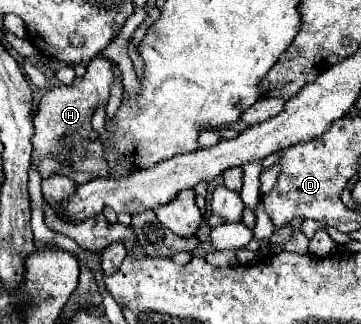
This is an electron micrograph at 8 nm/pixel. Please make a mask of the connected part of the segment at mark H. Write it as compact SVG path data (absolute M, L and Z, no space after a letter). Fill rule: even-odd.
M95 57L87 65L85 77L77 77L71 85L59 85L51 89L37 105L33 113L33 157L31 169L39 171L39 175L65 175L73 179L77 185L91 181L93 177L109 177L107 163L103 159L103 145L99 135L91 127L91 115L99 105L105 105L109 99L109 85L113 83L113 63L103 57ZM65 139L71 139L71 147L67 147Z

